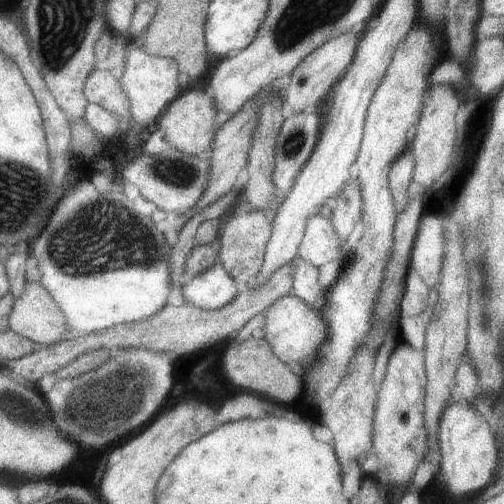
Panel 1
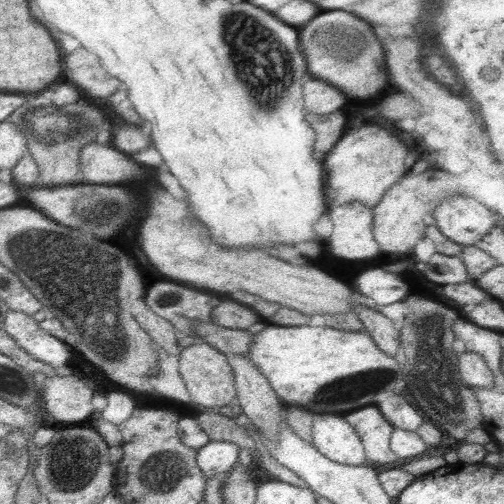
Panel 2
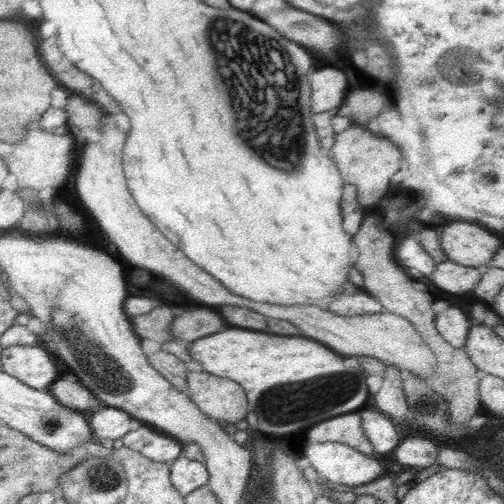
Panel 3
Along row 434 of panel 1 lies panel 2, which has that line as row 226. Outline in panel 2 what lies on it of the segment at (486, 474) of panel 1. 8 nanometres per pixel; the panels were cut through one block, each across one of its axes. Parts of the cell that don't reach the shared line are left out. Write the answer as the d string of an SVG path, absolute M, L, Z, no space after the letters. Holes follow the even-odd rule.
M471 196L445 198L433 212L439 232L461 246L475 246L495 226L493 212Z

